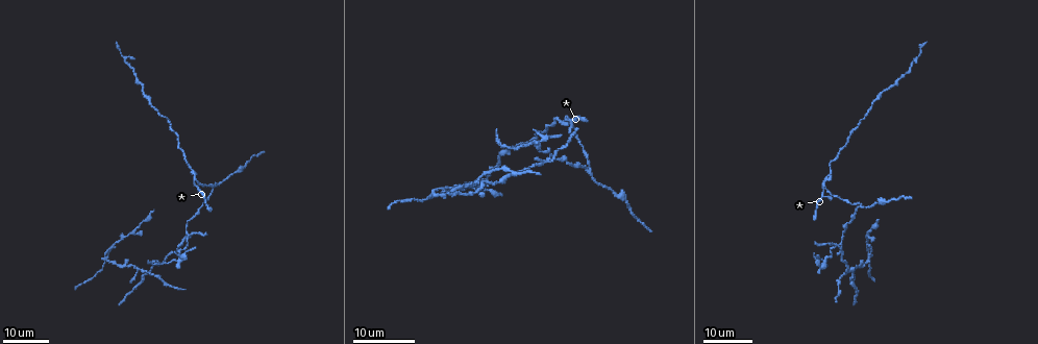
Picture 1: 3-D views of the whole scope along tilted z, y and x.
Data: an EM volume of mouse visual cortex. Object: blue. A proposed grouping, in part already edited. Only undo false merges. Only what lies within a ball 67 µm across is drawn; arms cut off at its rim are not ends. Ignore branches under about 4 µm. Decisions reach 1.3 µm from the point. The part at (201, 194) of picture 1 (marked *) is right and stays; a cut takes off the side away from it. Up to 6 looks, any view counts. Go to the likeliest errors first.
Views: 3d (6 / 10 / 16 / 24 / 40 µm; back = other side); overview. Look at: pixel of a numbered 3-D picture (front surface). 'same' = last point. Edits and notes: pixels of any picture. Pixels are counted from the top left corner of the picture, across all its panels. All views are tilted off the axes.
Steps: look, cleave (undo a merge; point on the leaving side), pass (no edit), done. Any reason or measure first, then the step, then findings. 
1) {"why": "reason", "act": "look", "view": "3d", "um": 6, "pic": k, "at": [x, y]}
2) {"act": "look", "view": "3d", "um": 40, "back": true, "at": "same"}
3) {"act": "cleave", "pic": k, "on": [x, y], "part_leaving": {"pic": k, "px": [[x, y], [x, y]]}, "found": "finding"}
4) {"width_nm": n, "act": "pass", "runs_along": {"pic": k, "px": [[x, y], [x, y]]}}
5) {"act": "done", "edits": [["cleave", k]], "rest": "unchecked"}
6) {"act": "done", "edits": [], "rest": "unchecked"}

{"why": "looks like a crossing", "act": "look", "view": "3d", "um": 24, "pic": 1, "at": [104, 257]}

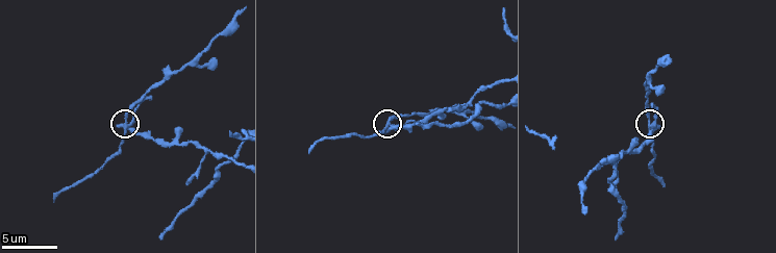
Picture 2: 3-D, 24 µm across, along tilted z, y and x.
{"why": "closer look", "act": "look", "view": "3d", "um": 6, "pic": 2, "at": [389, 123]}

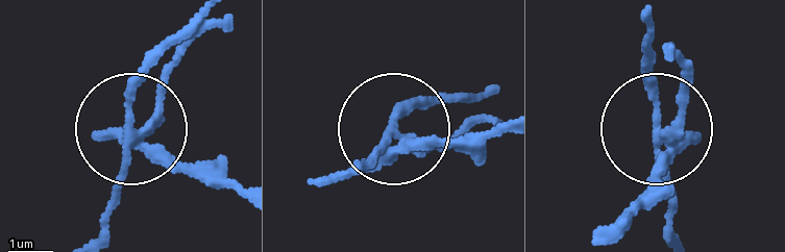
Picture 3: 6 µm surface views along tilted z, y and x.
{"side_arm_um": 11, "act": "cleave", "pic": 3, "on": [133, 80], "part_leaving": {"pic": 3, "px": [[139, 132], [201, 21]]}, "found": "two neurons meet here"}

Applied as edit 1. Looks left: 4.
{"why": "redraw", "act": "look", "view": "overview"}

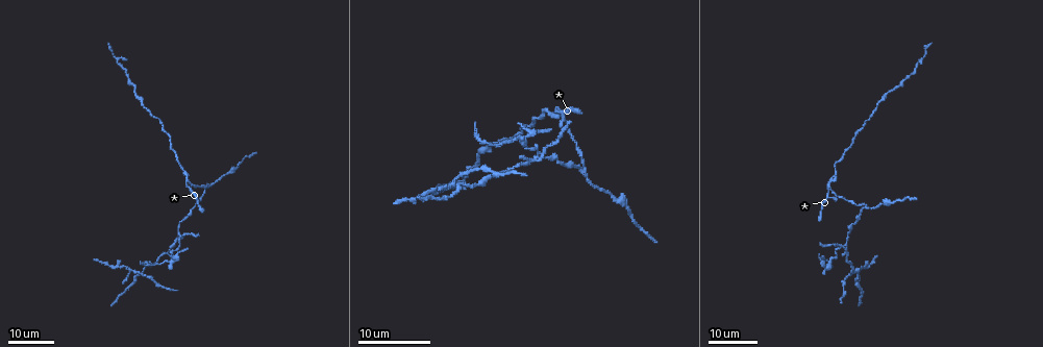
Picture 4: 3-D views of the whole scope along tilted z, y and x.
{"why": "a fork", "act": "look", "view": "3d", "um": 24, "pic": 4, "at": [138, 275]}

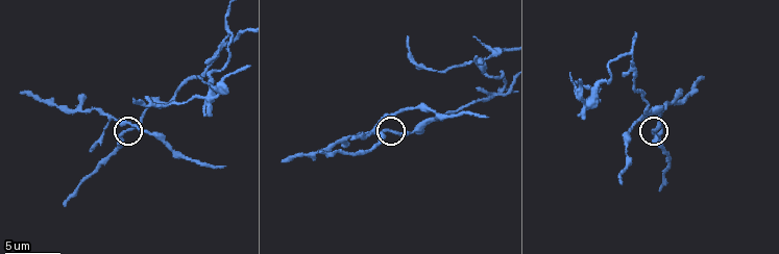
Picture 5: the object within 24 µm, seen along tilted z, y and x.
{"act": "look", "view": "3d", "um": 6, "pic": 5, "at": [128, 131]}

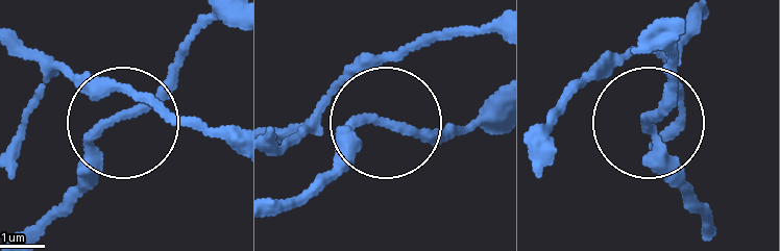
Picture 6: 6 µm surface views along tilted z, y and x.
{"act": "pass", "runs_along": {"pic": 6, "px": [[227, 15], [103, 131], [90, 183], [65, 206]]}, "found": "one neuron here"}

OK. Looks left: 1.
{"act": "done", "edits": [["cleave", 3]], "rest": "unchecked"}

